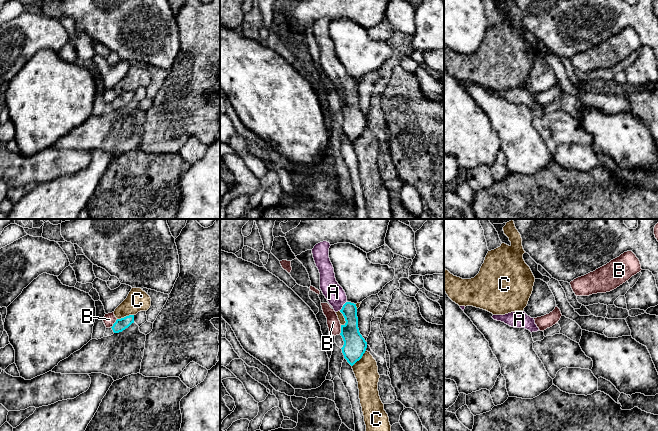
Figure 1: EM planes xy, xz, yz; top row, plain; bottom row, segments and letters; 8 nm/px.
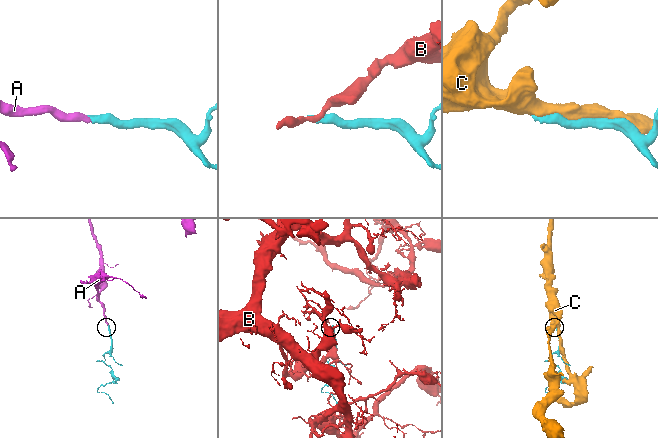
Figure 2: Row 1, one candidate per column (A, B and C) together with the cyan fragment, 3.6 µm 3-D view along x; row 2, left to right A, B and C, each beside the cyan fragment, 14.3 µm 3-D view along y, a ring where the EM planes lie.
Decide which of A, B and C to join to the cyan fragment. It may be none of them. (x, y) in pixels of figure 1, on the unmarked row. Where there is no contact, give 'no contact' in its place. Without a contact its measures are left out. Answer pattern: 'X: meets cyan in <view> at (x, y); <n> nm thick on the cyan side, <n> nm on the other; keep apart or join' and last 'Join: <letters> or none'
A: meets cyan in xz at (343, 82); 150 nm thick on the cyan side, 160 nm on the other; join
B: meets cyan in xz at (341, 106); 180 nm thick on the cyan side, 100 nm on the other; keep apart
C: meets cyan in xz at (344, 93); 180 nm thick on the cyan side, 50 nm on the other; keep apart
Join: A

